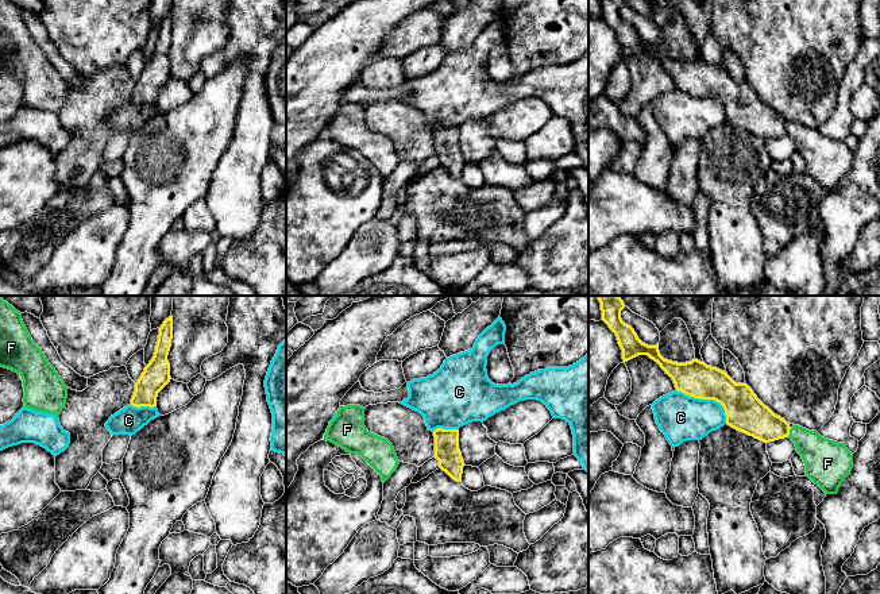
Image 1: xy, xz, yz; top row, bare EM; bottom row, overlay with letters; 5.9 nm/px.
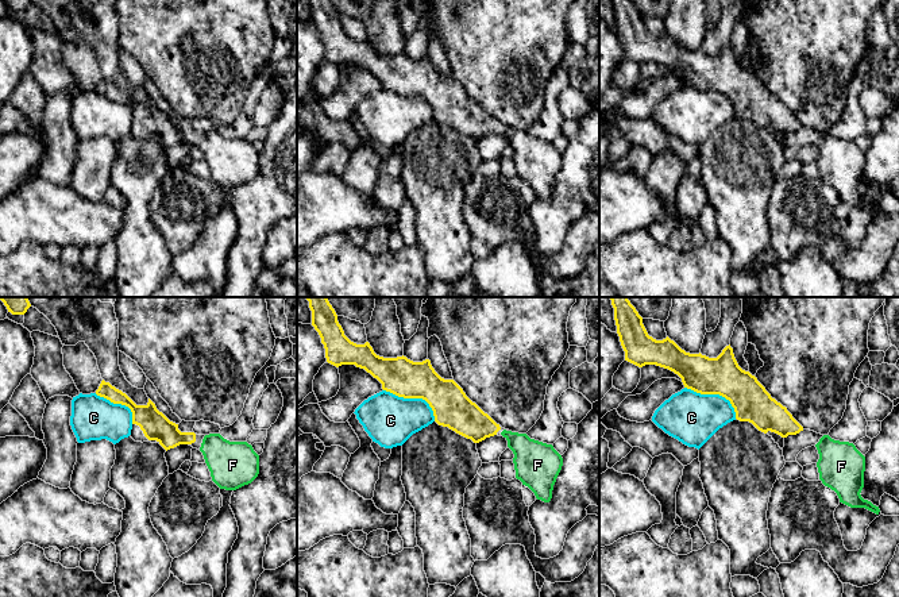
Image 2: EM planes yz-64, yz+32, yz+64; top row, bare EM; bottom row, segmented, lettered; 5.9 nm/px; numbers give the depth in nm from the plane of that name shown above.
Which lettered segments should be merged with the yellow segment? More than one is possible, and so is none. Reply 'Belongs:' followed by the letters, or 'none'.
Belongs: F

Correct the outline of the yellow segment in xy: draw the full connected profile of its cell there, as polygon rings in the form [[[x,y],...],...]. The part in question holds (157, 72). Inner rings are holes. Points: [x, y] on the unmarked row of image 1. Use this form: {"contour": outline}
{"contour": [[[173,14],[166,16],[159,26],[155,50],[150,61],[144,65],[140,76],[135,81],[131,103],[157,104],[158,90],[170,80],[170,61],[167,53],[173,36]]]}

